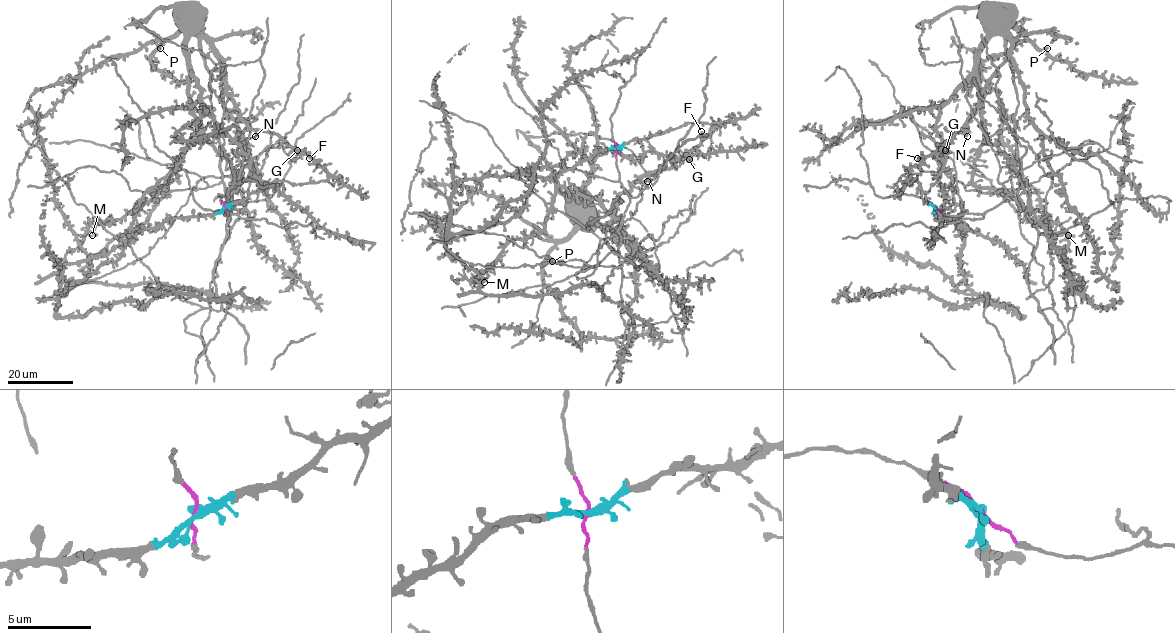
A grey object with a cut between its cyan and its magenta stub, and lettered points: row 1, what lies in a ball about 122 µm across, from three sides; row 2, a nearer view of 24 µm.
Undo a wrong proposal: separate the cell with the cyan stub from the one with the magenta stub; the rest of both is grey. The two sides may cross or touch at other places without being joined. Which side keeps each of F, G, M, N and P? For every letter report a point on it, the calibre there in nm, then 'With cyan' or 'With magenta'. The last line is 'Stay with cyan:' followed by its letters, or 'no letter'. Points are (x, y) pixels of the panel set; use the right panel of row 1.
F: Place: (917, 158). Thickness 400 nm. With magenta
G: Place: (945, 150). Thickness 400 nm. With magenta
M: Place: (1068, 235). Thickness 220 nm. With magenta
N: Place: (967, 136). Thickness 440 nm. With magenta
P: Place: (1047, 48). Thickness 550 nm. With magenta
Stay with cyan: no letter

